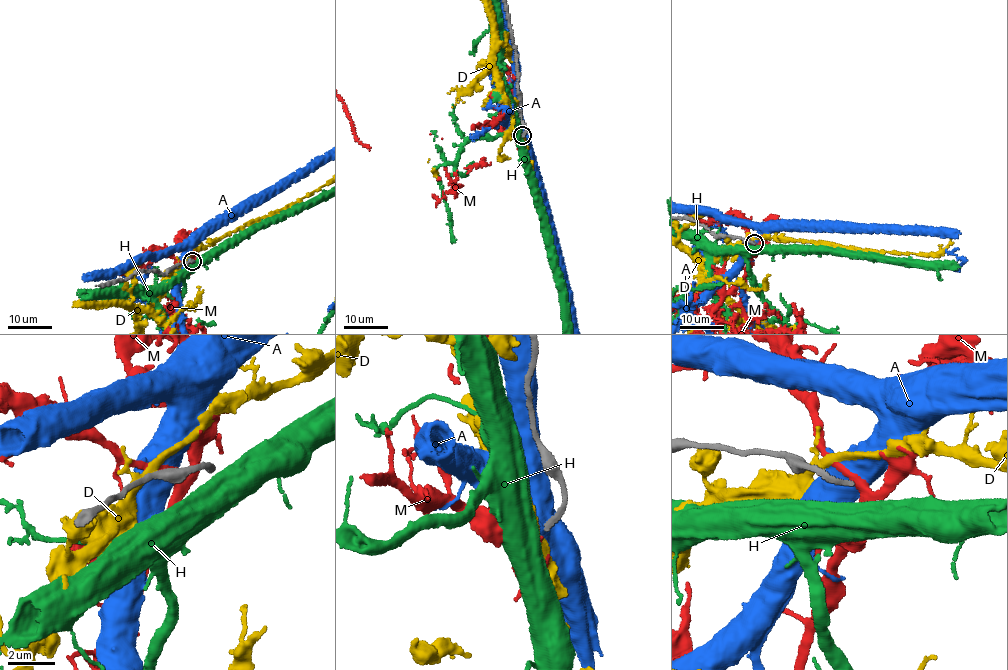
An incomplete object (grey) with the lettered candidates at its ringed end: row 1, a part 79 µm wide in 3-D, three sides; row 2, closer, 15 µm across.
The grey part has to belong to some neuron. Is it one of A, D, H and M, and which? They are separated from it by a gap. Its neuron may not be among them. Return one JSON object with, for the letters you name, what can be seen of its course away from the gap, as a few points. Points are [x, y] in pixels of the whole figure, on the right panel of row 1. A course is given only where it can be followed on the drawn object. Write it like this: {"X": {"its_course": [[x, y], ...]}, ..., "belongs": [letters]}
{"belongs": []}

